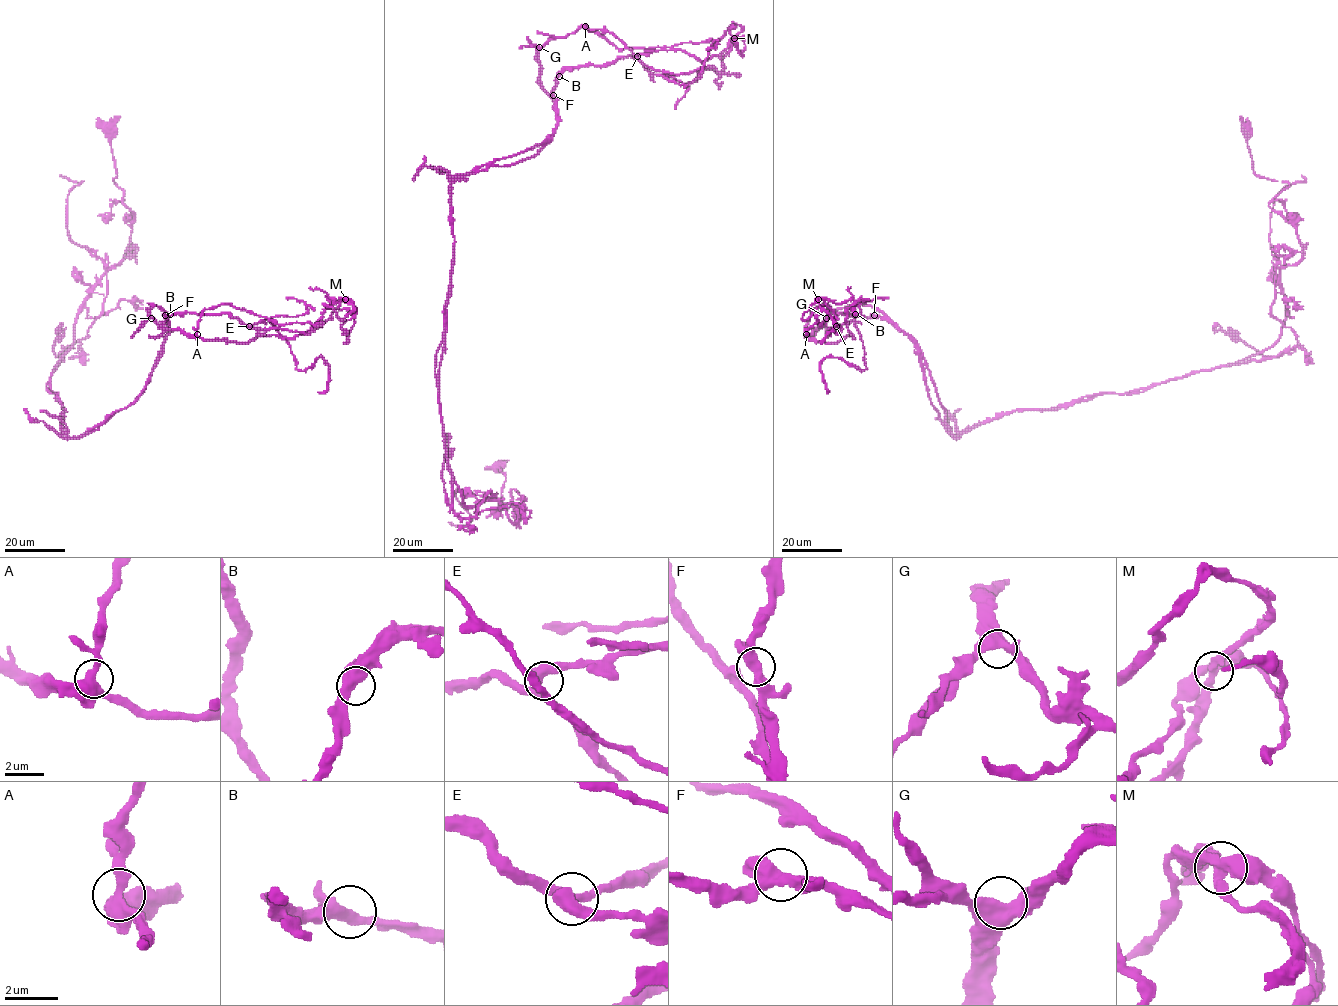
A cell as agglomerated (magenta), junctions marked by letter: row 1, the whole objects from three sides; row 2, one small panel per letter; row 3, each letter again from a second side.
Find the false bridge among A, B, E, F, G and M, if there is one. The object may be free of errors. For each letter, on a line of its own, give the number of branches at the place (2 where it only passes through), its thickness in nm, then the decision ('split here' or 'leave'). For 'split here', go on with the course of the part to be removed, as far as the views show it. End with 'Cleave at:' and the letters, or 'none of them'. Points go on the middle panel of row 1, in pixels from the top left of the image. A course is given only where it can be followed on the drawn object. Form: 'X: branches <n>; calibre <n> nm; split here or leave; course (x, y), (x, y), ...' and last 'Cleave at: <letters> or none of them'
A: branches 3; calibre 400 nm; leave
B: branches 3; calibre 420 nm; leave
E: branches 3; calibre 420 nm; leave
F: branches 3; calibre 440 nm; leave
G: branches 3; calibre 440 nm; leave
M: branches 3; calibre 440 nm; split here; course (734, 38), (720, 75), (550, 40), (550, 141), (450, 181), (454, 512), (495, 495), (448, 522)
Cleave at: M

